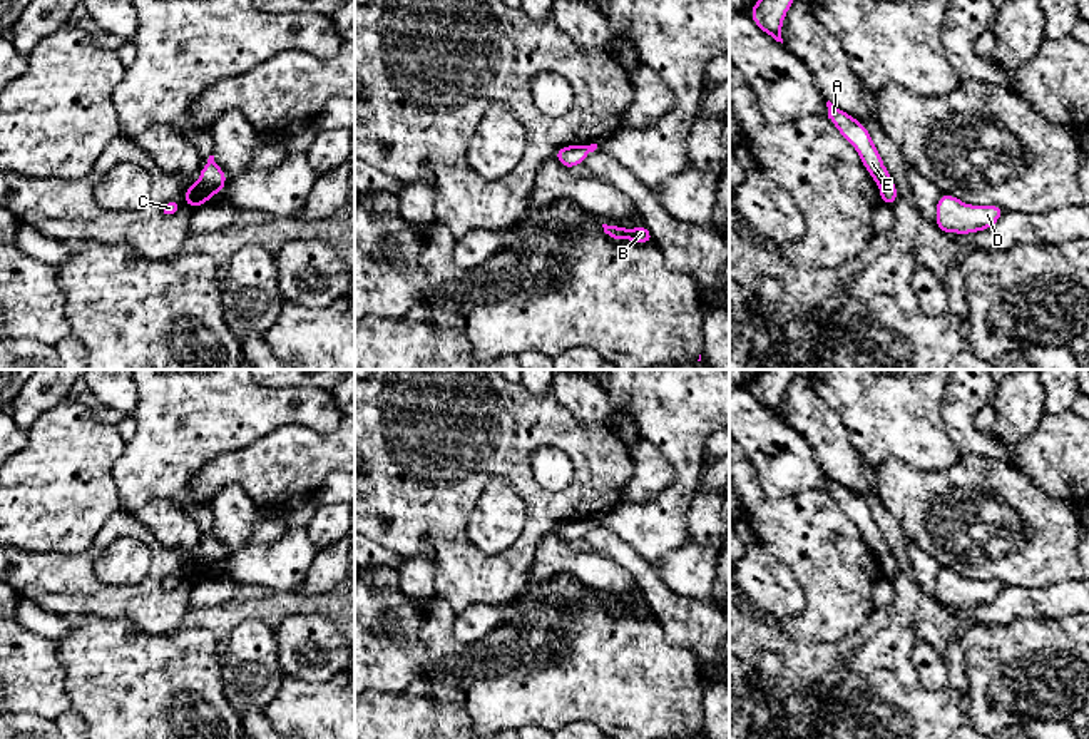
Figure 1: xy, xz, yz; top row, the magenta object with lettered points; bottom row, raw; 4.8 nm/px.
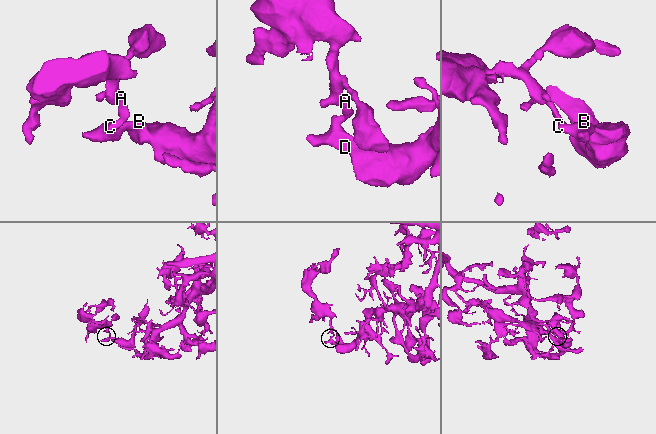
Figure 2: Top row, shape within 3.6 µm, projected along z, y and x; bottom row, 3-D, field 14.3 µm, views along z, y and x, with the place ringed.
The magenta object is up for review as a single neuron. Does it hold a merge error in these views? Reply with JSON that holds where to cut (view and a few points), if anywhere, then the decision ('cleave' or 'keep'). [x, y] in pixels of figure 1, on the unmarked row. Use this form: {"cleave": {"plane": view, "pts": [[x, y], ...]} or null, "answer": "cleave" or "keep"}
{"cleave": null, "answer": "keep"}

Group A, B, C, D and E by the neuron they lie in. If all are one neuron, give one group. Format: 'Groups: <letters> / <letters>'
Groups: A B C D E

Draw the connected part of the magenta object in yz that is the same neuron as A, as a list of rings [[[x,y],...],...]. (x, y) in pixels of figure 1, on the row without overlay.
[[[830,475],[826,477],[826,482],[828,493],[835,498],[838,507],[856,523],[863,540],[870,547],[872,553],[878,558],[882,577],[893,580],[898,565],[892,555],[890,547],[882,538],[882,530],[877,525],[867,502],[850,488],[841,487]]]

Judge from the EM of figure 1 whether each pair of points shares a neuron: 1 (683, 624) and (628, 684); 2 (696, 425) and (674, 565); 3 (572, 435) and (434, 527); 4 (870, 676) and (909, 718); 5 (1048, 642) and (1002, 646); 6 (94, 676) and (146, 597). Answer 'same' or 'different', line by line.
1: different
2: different
3: same
4: same
5: same
6: different

